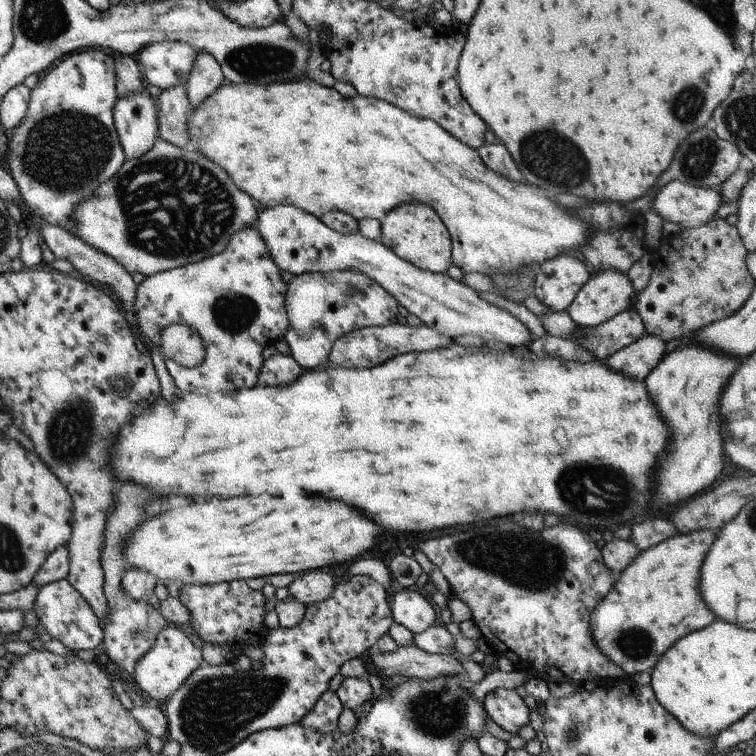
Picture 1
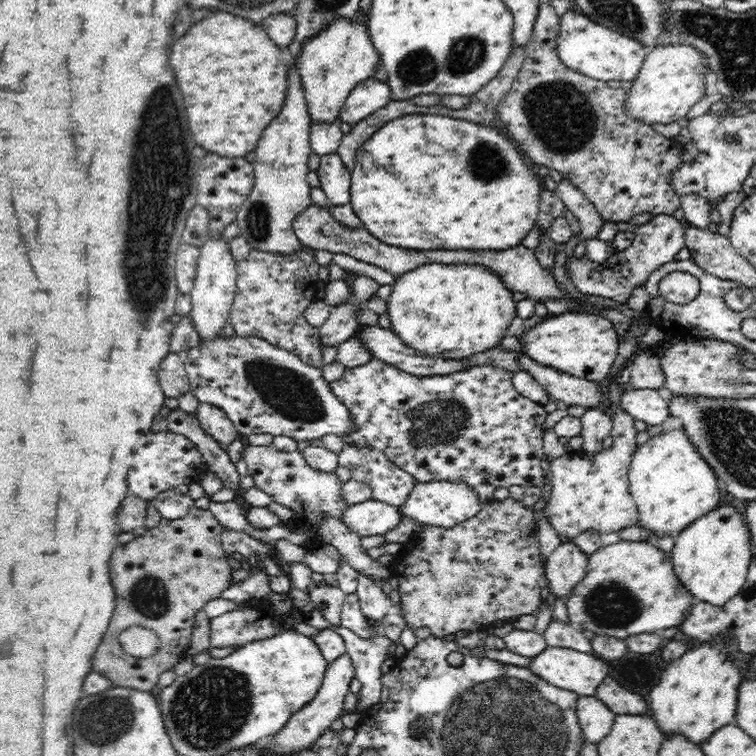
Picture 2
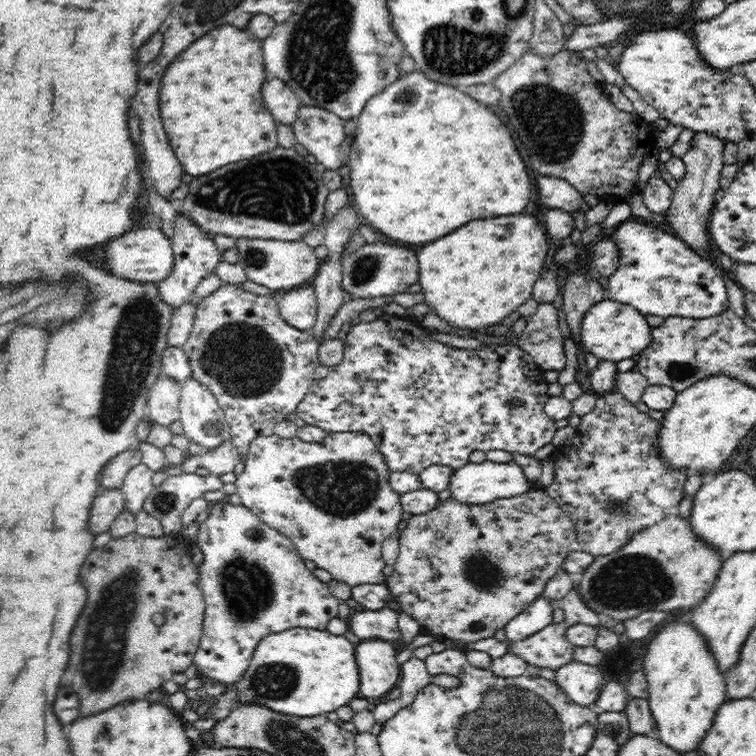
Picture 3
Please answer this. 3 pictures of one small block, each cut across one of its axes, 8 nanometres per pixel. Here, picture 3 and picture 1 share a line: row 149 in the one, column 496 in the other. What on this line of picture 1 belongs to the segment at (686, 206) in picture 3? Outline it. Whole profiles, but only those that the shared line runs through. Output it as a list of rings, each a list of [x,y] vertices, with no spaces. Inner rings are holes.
[[[495,688],[491,692],[487,692],[483,696],[481,703],[488,718],[491,718],[499,728],[509,732],[509,734],[517,734],[519,728],[523,728],[525,724],[529,723],[529,708],[530,702],[519,697],[515,690],[506,688]]]

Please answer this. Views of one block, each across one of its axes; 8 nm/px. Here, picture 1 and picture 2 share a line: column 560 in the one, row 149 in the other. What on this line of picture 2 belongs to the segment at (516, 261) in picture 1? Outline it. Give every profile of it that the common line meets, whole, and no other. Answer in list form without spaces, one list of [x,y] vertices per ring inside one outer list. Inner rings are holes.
[[[216,12],[192,24],[182,38],[174,40],[170,66],[184,96],[194,142],[224,157],[244,157],[256,148],[262,130],[272,122],[272,118],[278,116],[280,108],[284,106],[288,72],[280,54],[282,50],[268,38],[268,34],[258,24],[228,12]]]

